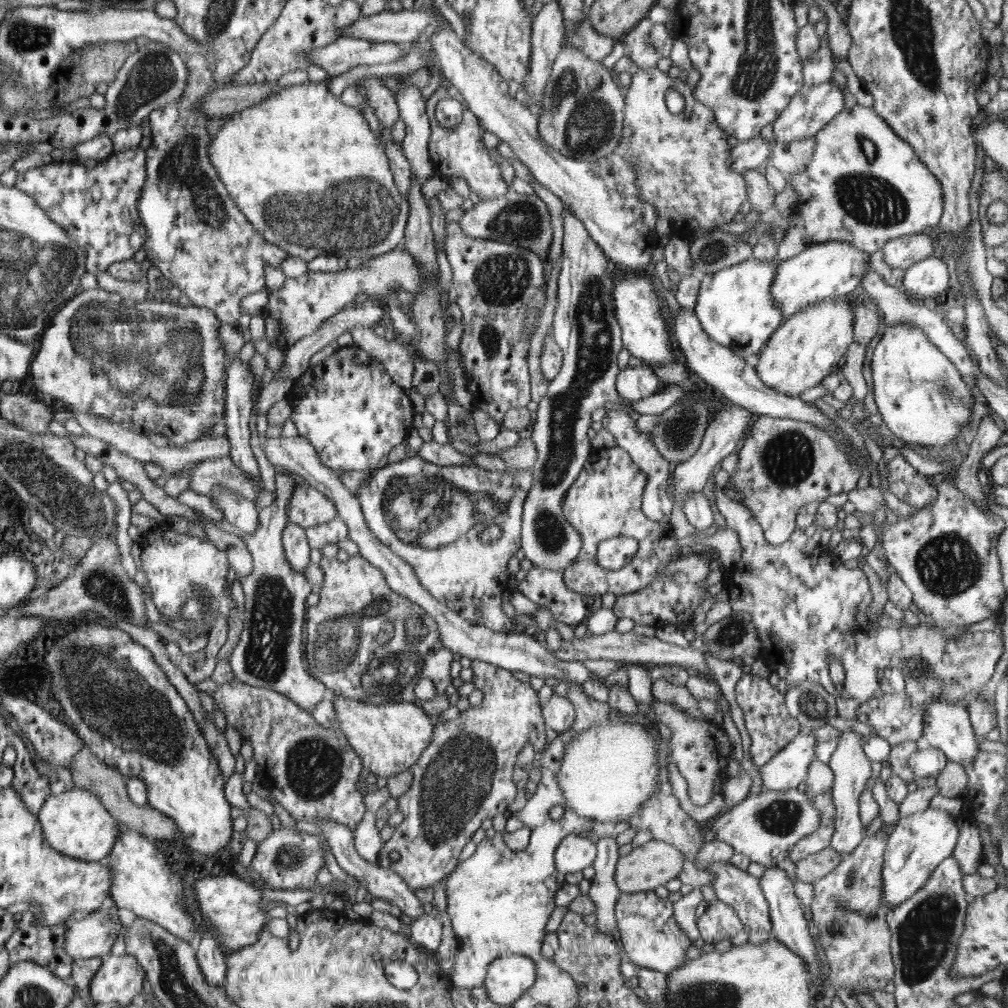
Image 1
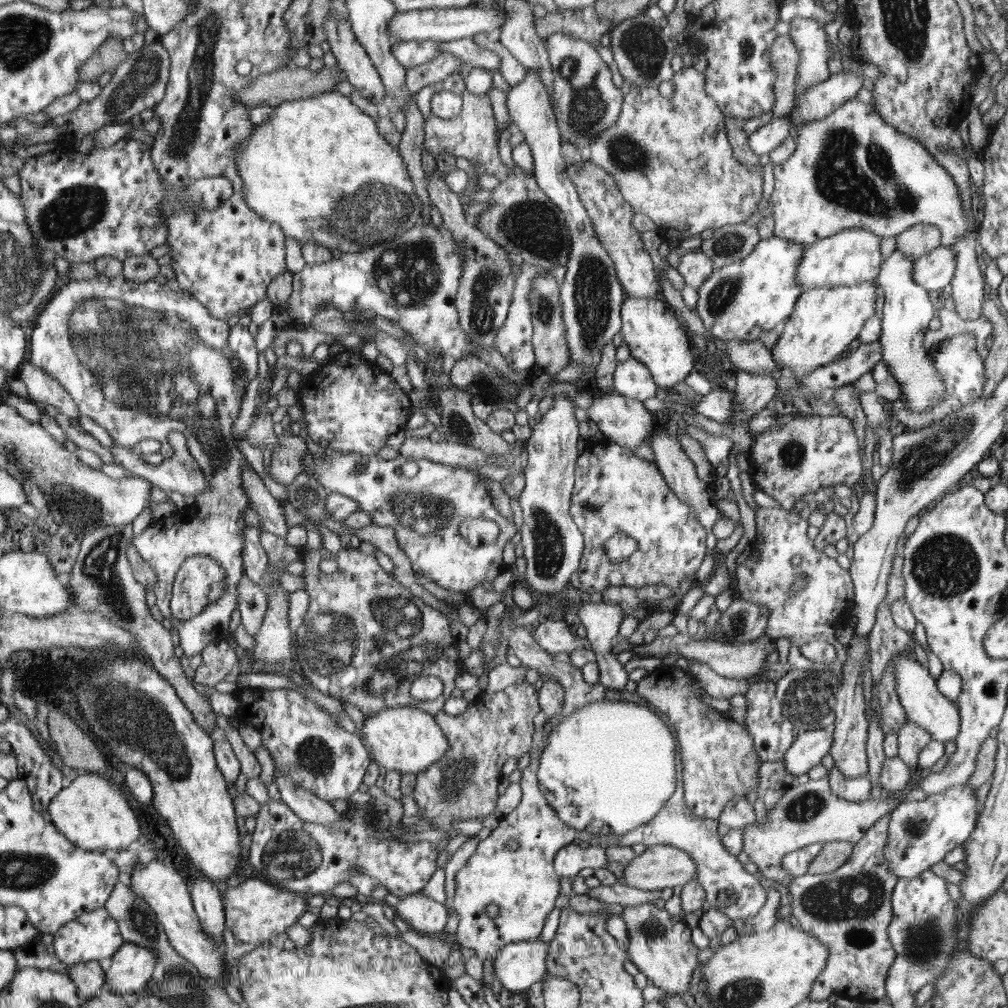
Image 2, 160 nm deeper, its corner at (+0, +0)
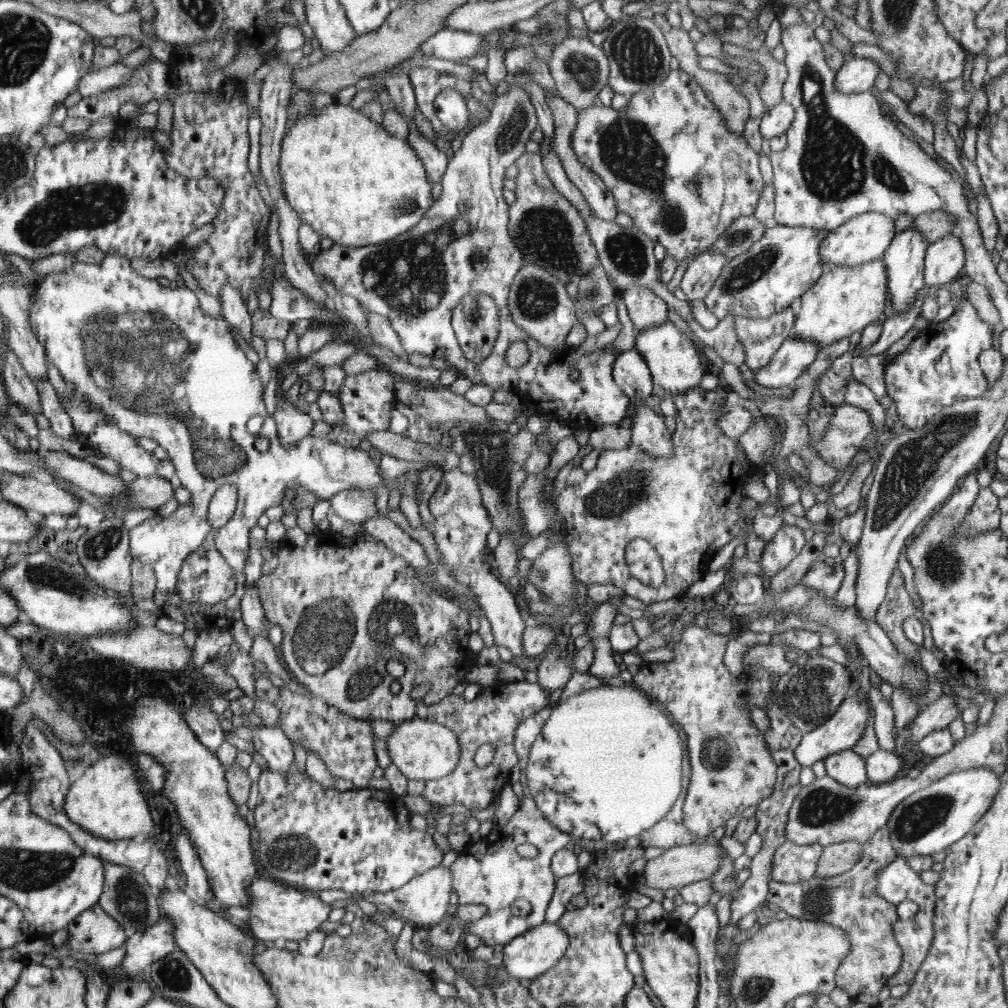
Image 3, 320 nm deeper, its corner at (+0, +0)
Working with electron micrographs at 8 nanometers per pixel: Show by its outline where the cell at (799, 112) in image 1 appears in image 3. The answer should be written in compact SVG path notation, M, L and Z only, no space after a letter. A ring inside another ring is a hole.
M846 58L837 72L835 87L845 93L861 93L870 90L880 74L880 64L870 58Z

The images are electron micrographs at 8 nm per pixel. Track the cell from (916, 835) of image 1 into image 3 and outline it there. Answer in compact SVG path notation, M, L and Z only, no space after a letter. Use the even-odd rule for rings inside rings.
M970 768L952 772L930 786L920 788L902 800L892 812L888 823L890 840L898 856L906 860L909 856L930 856L933 852L945 850L960 840L990 809L1000 789L1000 778L990 768Z

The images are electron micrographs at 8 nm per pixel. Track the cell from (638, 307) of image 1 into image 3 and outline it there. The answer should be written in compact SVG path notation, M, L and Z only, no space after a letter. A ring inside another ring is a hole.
M666 320L662 325L644 329L636 336L636 350L642 355L651 372L653 380L653 396L657 398L684 396L686 391L700 384L704 376L704 366L700 362L698 352L690 344L688 336L674 328L675 324Z

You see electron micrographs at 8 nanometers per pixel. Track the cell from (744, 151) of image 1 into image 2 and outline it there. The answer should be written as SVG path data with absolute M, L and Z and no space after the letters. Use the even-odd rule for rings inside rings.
M788 115L782 118L773 117L770 122L749 135L751 151L758 156L770 154L791 136L791 129L791 118Z

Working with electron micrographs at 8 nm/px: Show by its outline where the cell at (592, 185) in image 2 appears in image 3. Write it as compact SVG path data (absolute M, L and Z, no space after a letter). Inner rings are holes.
M646 287L628 288L622 293L622 299L634 325L635 336L642 333L644 329L666 323L667 316L670 314L666 302L656 296L652 289Z

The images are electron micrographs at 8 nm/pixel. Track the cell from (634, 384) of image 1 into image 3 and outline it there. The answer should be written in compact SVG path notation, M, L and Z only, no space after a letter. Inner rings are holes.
M636 348L615 355L613 379L631 400L649 401L653 396L653 380L650 369Z

